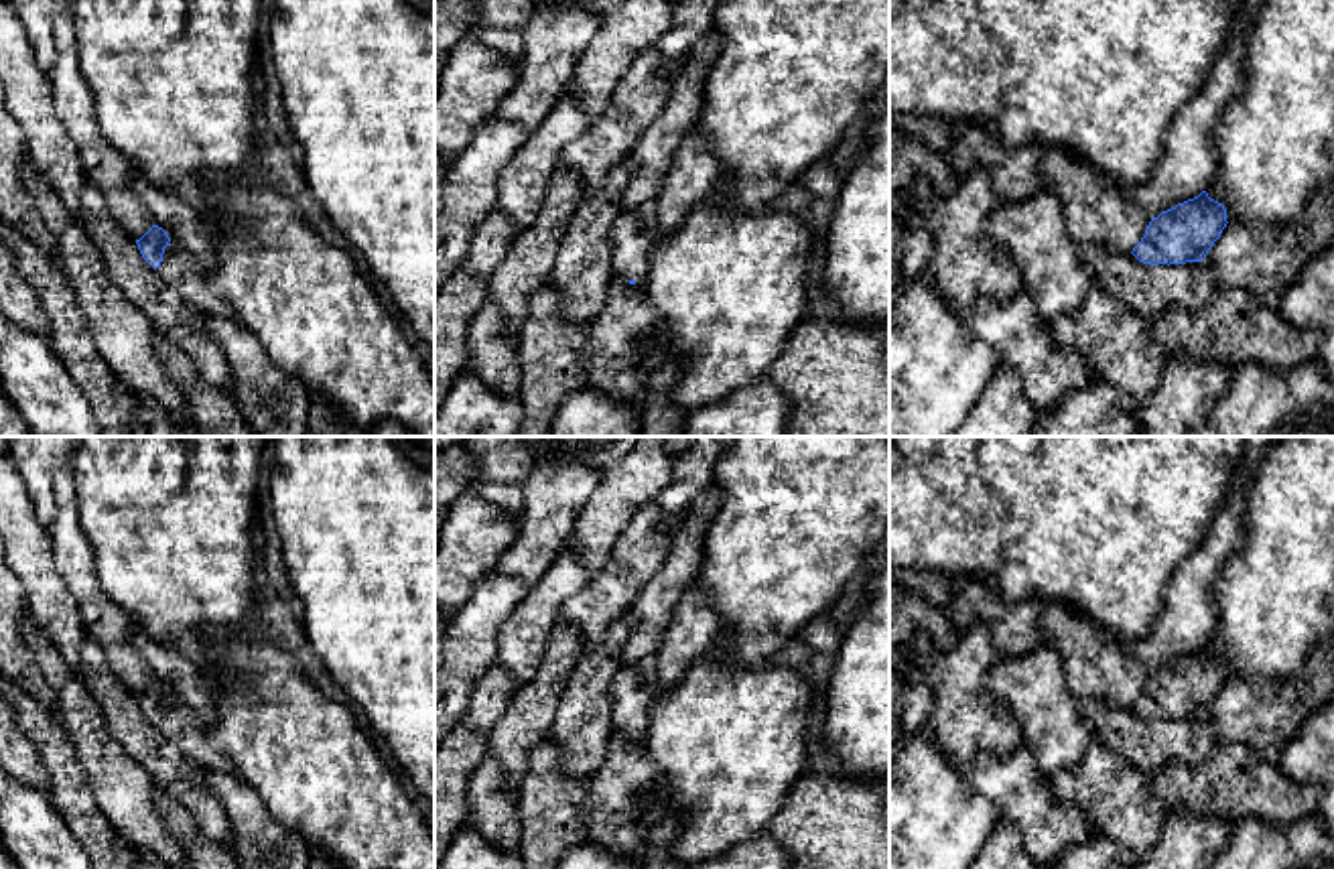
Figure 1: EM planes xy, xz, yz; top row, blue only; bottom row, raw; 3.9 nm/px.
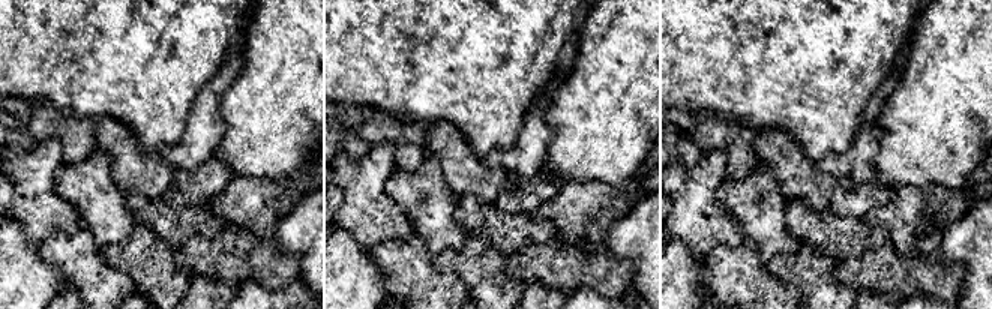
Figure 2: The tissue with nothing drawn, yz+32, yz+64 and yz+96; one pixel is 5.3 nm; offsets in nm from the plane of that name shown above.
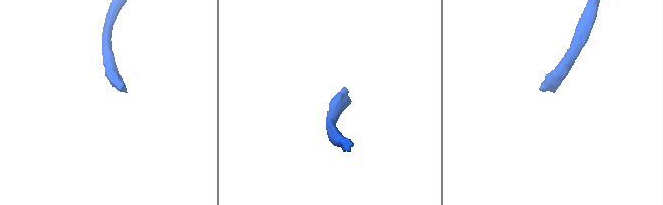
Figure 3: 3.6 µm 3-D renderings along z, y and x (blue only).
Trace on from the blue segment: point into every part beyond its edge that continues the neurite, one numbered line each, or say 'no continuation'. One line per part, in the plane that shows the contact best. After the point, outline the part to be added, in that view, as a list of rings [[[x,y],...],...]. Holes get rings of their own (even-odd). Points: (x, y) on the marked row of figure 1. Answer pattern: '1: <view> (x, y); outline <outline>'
1: xy (179, 269); outline [[[169,242],[156,272],[201,315],[236,317],[234,309],[211,288],[207,272],[177,242]]]

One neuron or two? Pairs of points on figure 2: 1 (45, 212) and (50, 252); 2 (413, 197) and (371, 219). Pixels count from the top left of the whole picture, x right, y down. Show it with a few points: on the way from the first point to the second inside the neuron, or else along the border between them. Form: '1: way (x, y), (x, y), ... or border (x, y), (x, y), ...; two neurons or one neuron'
1: border (80, 225), (71, 234), (50, 234), (39, 245); two neurons
2: border (392, 171), (386, 194), (402, 210), (413, 233); two neurons

